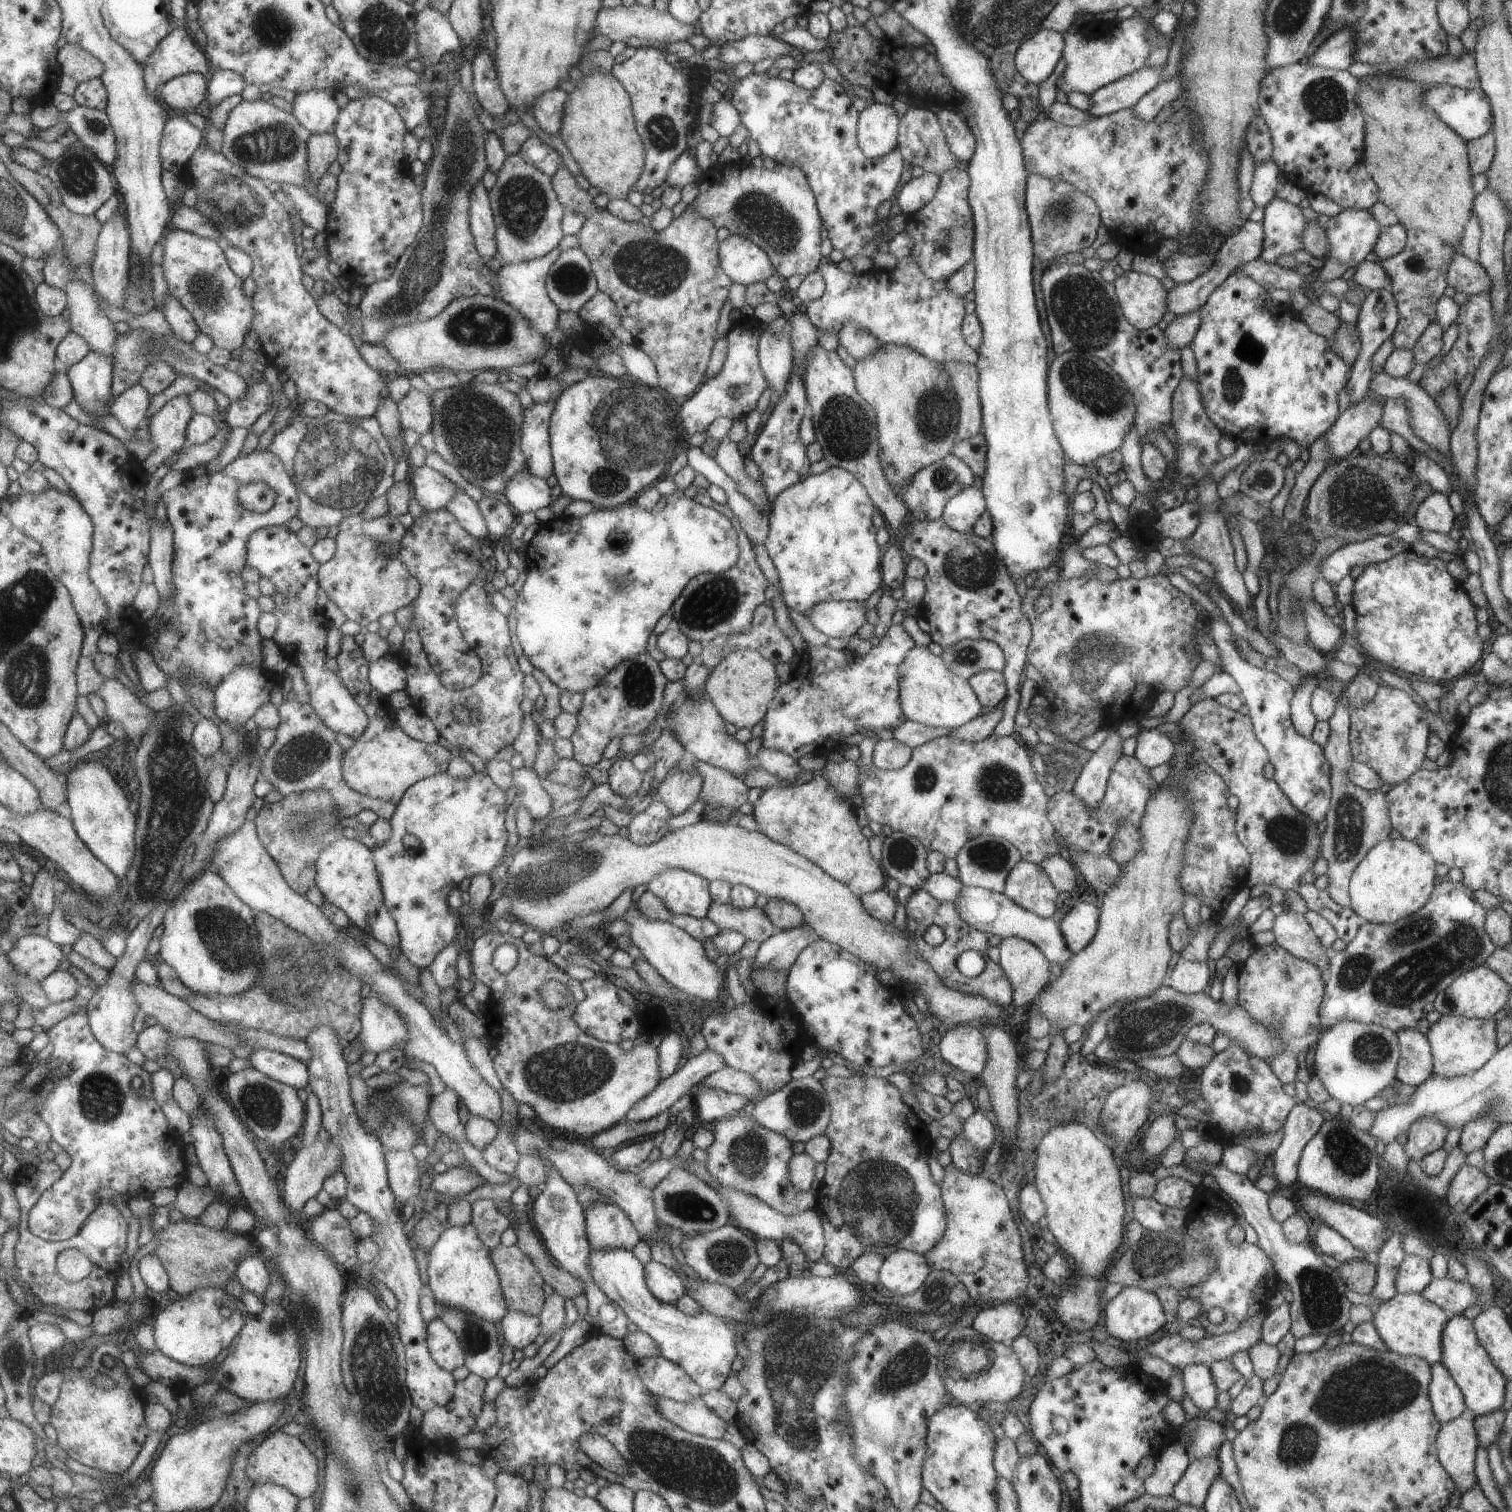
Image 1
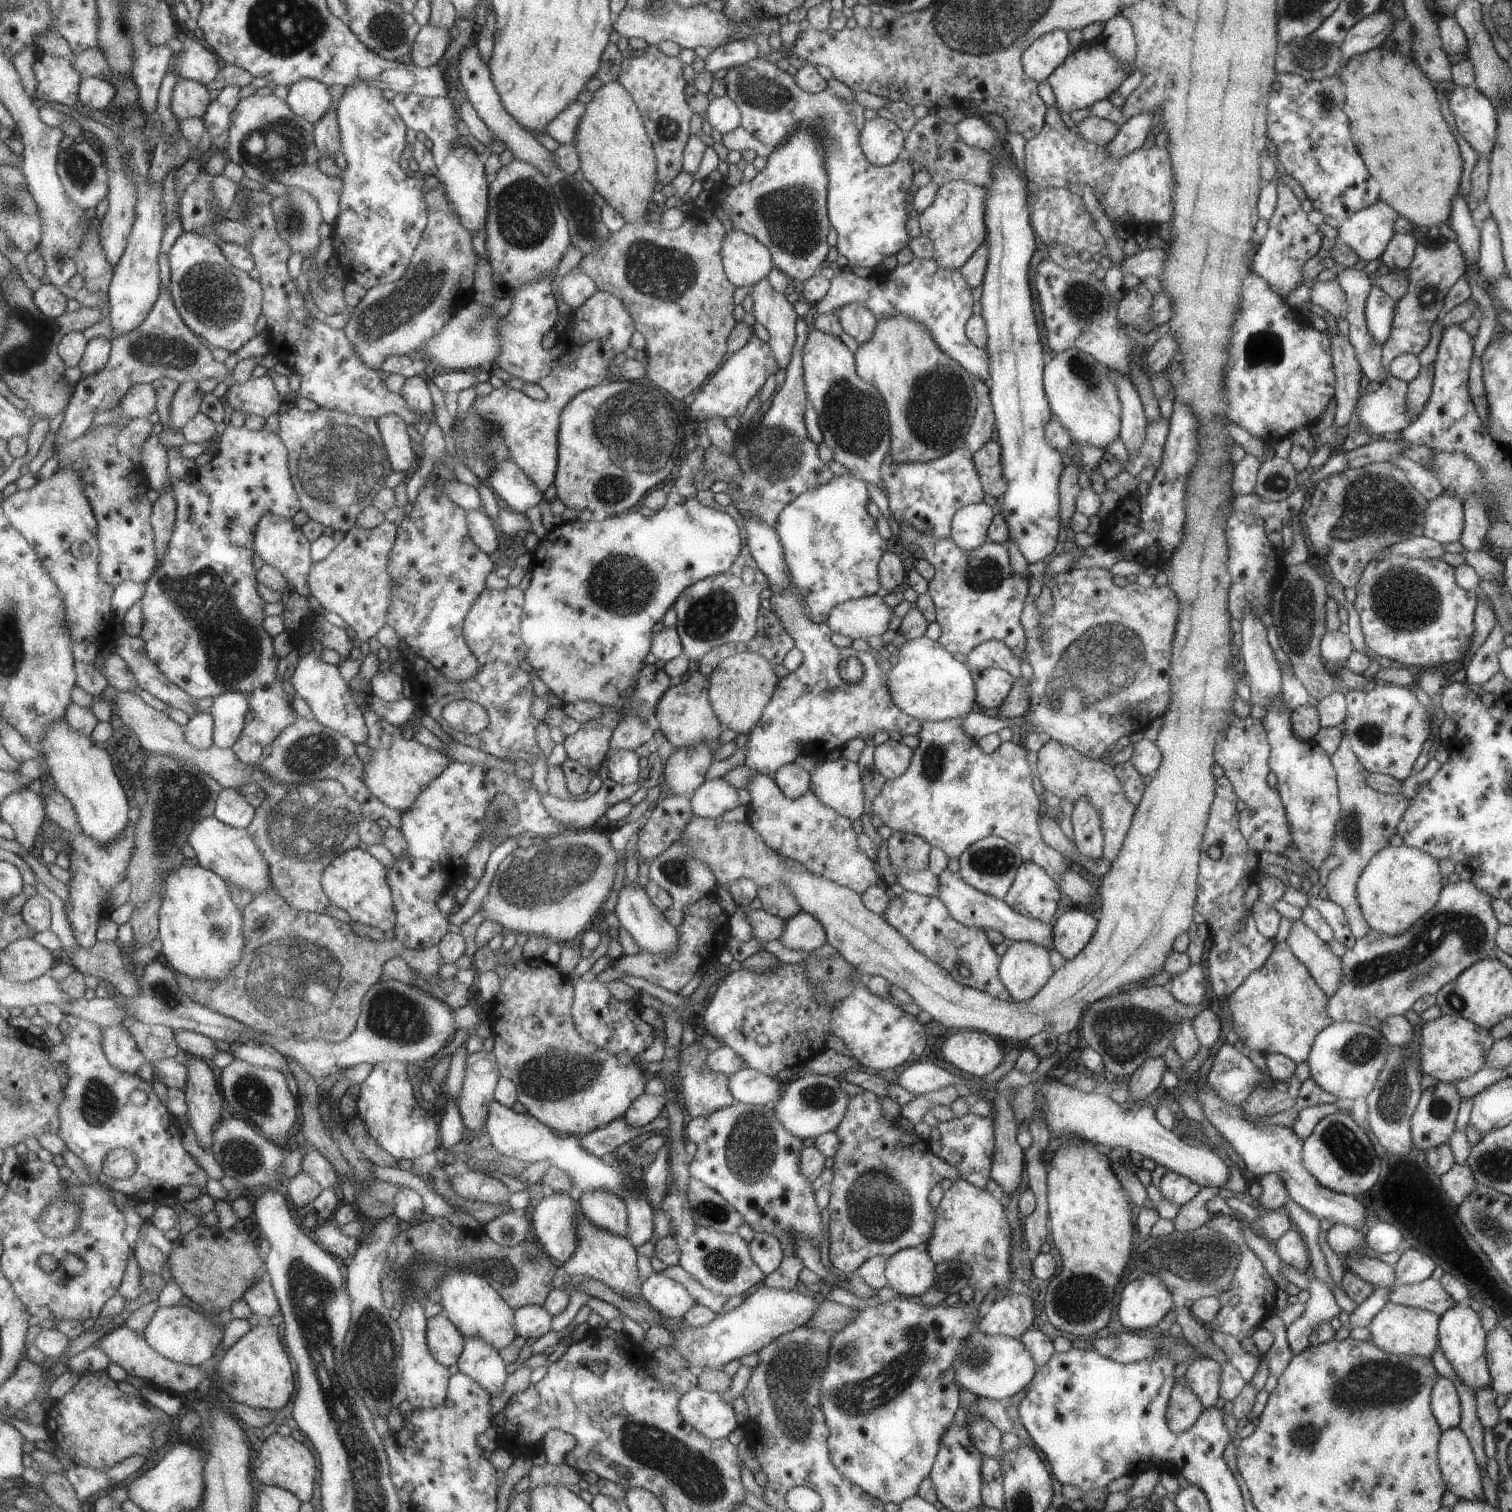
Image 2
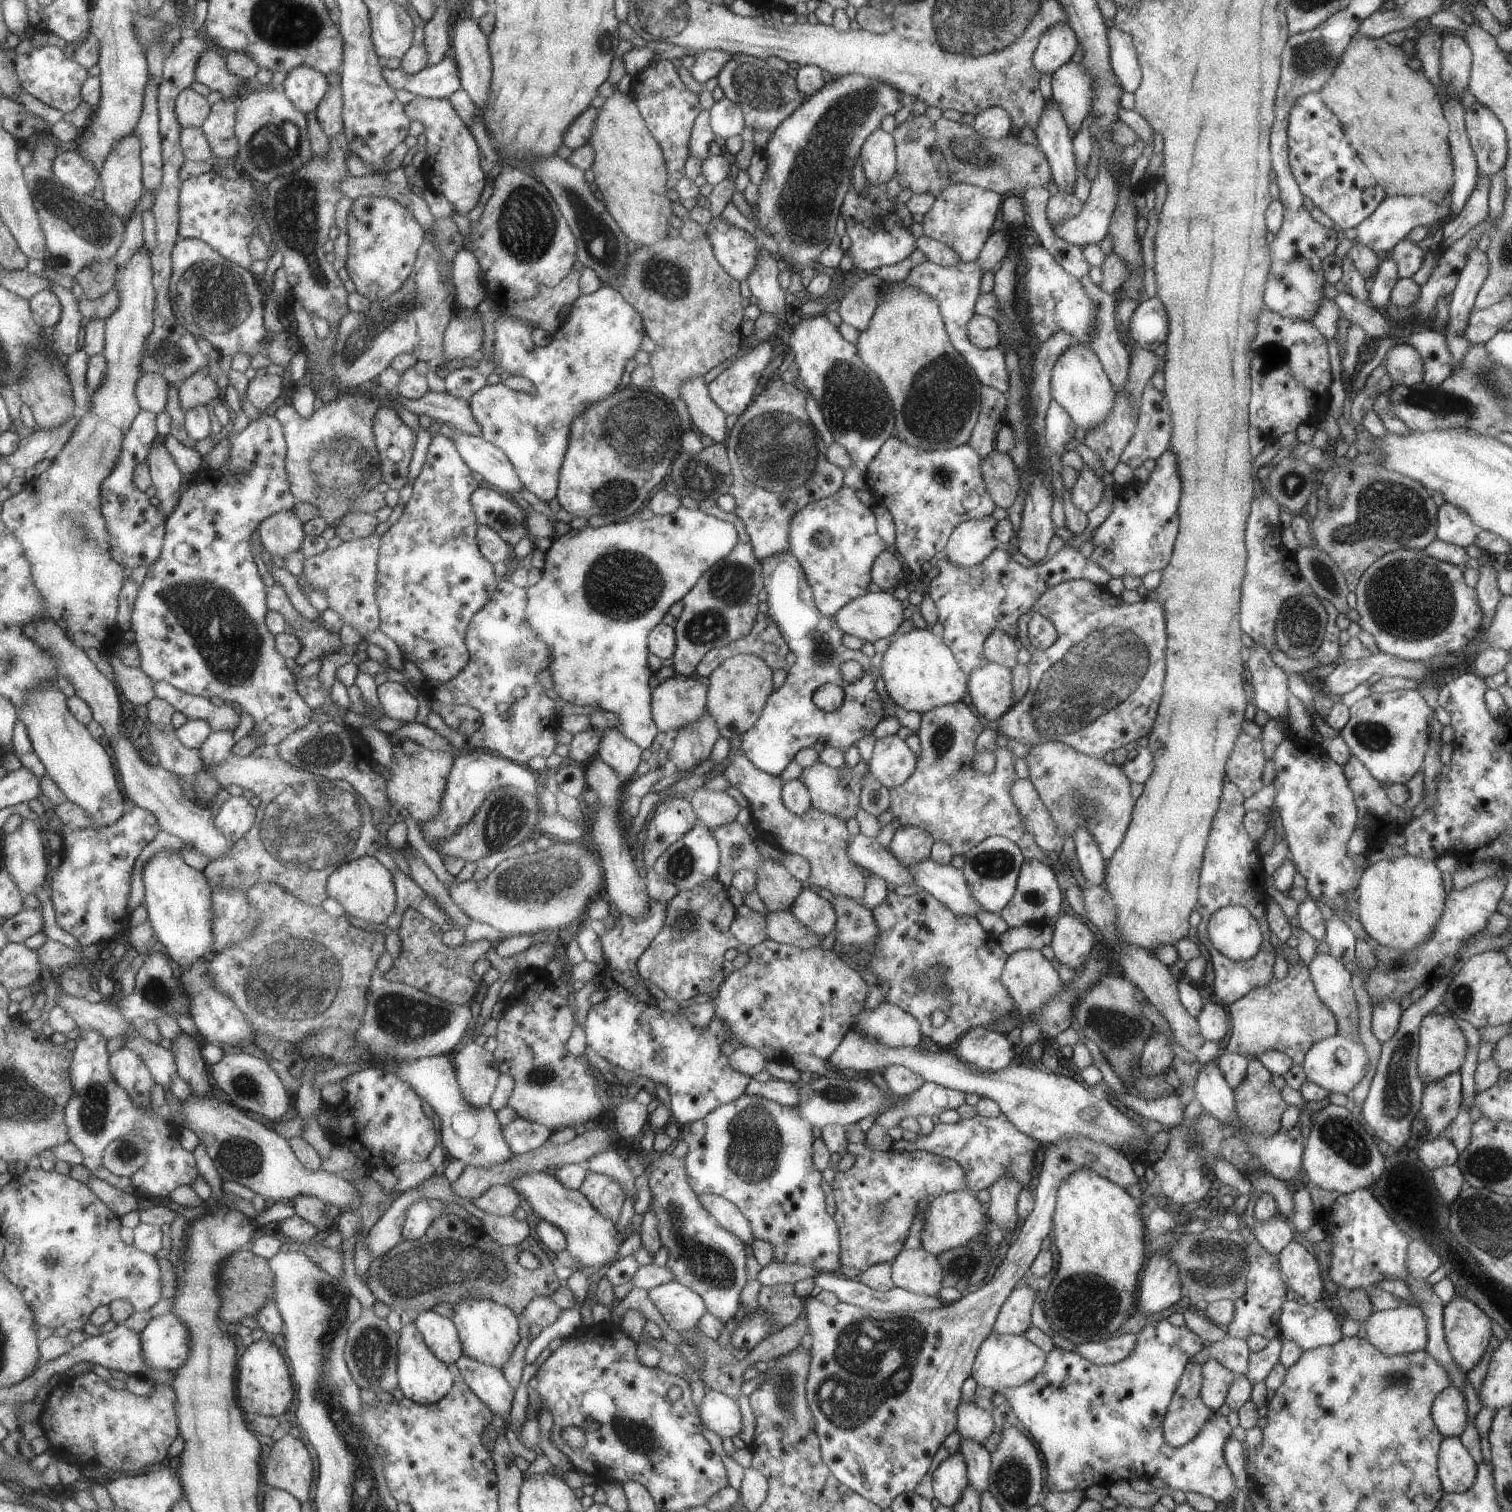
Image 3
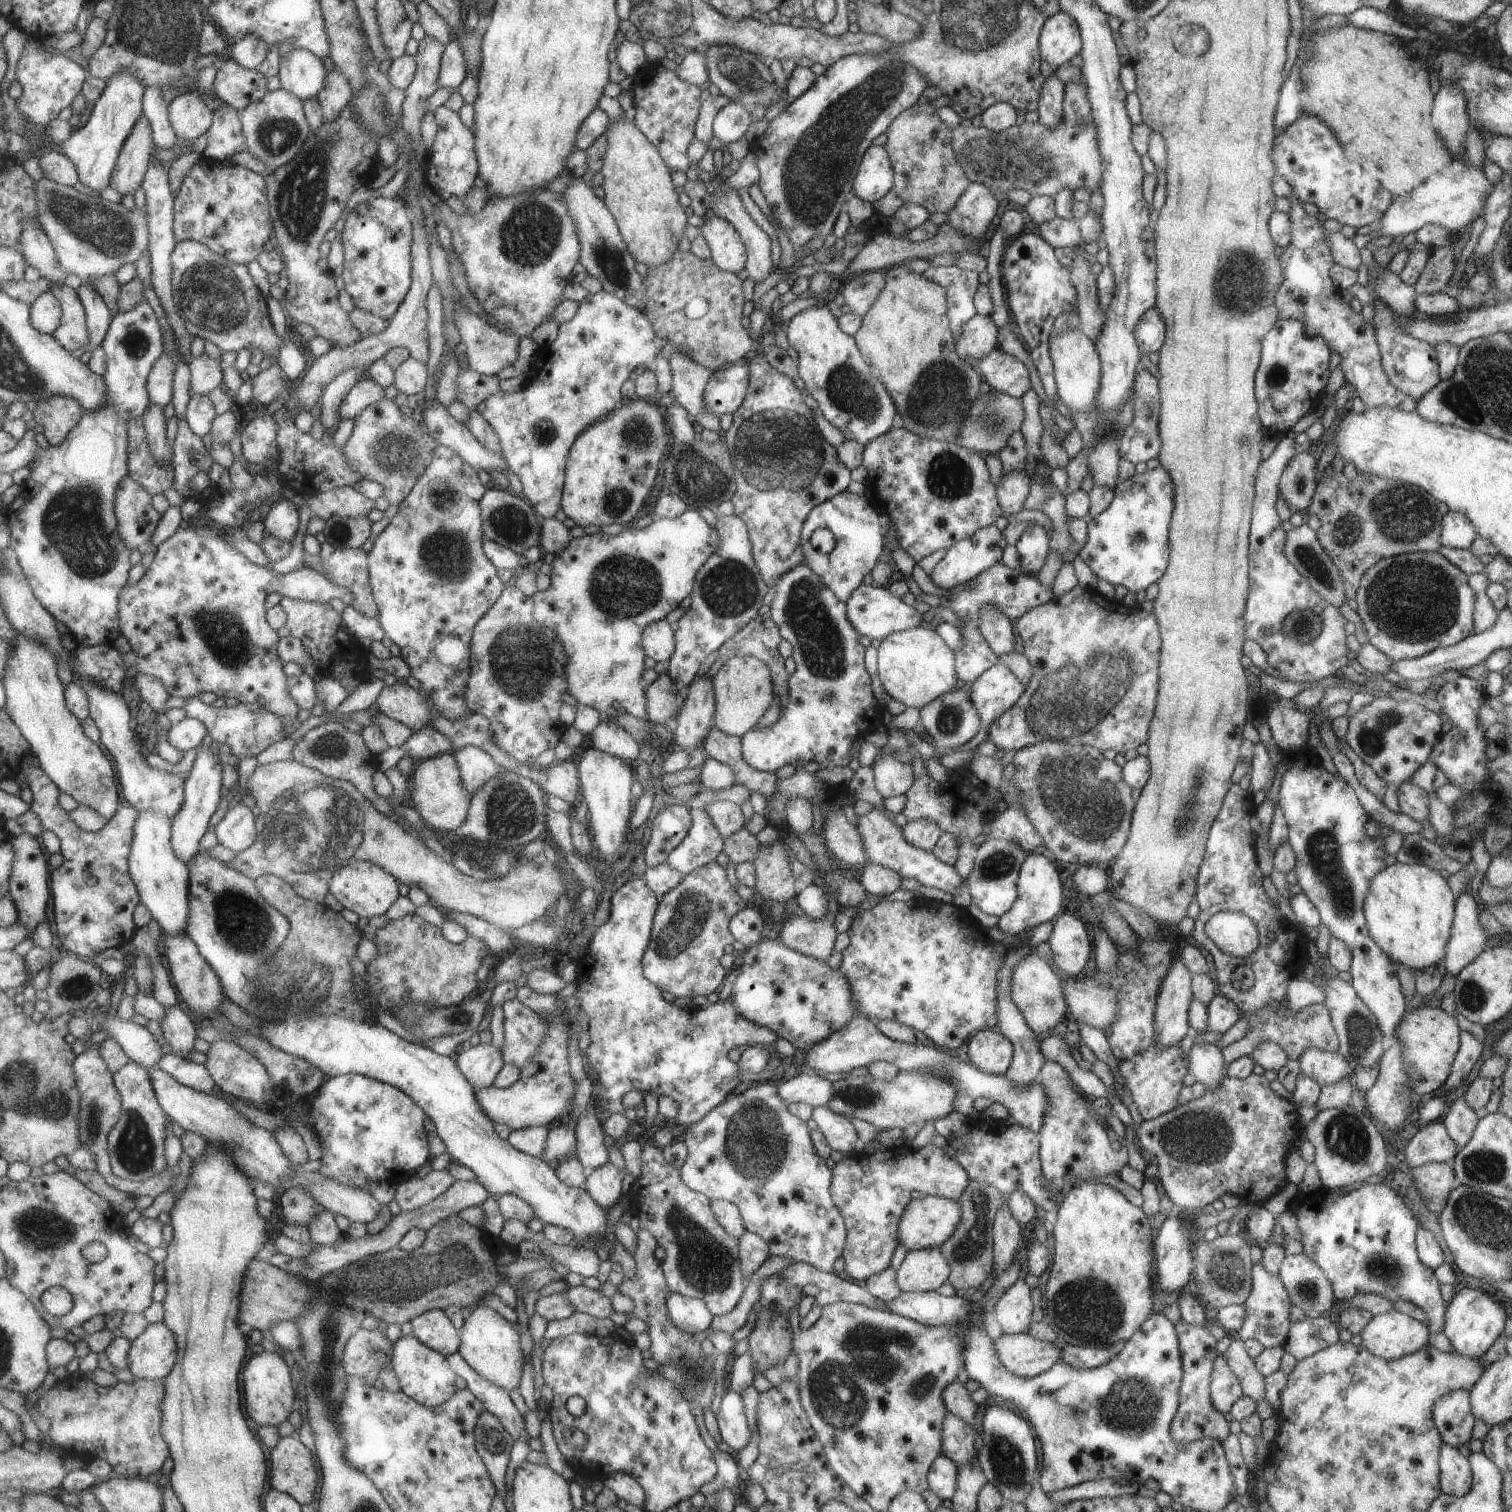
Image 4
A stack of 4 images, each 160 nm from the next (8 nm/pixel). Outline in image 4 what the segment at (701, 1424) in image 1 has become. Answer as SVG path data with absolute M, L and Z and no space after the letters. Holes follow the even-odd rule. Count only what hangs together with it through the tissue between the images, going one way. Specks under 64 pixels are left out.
M727 1389L722 1395L715 1418L721 1446L733 1454L738 1453L749 1442L751 1436L741 1395Z

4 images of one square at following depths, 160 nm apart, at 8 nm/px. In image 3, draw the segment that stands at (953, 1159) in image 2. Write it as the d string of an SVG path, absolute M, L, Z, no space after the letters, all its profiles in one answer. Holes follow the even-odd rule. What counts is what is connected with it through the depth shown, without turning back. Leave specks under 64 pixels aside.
M1003 1113L995 1118L976 1115L949 1125L937 1123L932 1126L928 1135L917 1136L914 1141L908 1143L901 1138L892 1141L890 1148L896 1151L921 1149L934 1155L955 1159L964 1170L966 1188L971 1194L983 1188L988 1189L1001 1177L1015 1179L1021 1186L1029 1184L1035 1163L1039 1161L1043 1149L1038 1141L1019 1132Z

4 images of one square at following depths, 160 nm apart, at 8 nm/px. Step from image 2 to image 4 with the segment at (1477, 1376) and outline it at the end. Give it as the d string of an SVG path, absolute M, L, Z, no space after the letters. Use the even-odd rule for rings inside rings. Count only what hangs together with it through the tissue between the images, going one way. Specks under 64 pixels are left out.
M1464 1287L1453 1295L1446 1304L1443 1334L1448 1338L1453 1351L1468 1357L1478 1357L1493 1344L1493 1341L1501 1334L1506 1323L1506 1312L1503 1306L1483 1289Z

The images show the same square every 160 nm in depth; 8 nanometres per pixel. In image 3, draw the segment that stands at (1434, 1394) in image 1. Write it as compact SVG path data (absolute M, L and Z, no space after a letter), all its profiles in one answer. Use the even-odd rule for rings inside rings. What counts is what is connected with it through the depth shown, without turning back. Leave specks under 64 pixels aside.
M1449 1385L1432 1400L1430 1413L1442 1437L1458 1437L1467 1422L1464 1394L1457 1387Z

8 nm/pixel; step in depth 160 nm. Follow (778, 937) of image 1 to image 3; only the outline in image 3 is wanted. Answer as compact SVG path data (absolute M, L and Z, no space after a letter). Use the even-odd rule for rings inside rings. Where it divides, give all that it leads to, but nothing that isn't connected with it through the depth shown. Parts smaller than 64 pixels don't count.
M801 889L789 909L803 926L822 937L829 934L835 926L837 915L833 907L817 895L816 889Z

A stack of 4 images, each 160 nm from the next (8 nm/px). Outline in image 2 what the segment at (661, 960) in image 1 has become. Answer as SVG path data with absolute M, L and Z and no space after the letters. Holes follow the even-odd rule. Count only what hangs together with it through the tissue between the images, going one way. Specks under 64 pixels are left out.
M623 880L613 911L620 926L631 935L639 949L652 953L672 953L675 950L678 937L676 927L670 921L666 921L663 913L651 904L647 893L637 880L631 882Z

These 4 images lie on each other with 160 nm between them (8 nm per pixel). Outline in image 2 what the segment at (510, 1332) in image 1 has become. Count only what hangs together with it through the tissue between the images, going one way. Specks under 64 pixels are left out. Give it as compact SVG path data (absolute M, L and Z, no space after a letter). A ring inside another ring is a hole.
M525 1305L514 1310L513 1326L517 1336L539 1338L550 1330L551 1315L537 1305Z

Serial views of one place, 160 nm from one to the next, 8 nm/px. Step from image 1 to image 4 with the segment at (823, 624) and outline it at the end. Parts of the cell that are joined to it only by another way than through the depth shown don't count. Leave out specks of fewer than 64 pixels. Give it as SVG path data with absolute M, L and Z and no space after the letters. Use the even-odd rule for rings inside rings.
M859 584L849 598L846 600L846 617L851 626L860 634L868 636L870 639L881 640L888 634L919 627L921 616L913 605L907 605L899 599L899 596L892 595L886 587L880 587L874 584Z

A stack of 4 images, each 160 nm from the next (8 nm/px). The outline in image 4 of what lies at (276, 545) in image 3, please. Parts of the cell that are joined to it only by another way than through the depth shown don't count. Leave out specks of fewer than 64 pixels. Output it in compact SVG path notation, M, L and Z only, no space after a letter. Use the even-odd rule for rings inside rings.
M281 499L273 504L263 523L273 536L293 541L297 536L297 506L291 500Z

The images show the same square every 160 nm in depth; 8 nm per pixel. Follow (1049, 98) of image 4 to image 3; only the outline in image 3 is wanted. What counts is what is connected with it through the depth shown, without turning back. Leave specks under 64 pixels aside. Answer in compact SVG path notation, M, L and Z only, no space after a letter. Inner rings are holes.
M1051 98L1044 101L1039 120L1034 126L1037 144L1050 166L1051 178L1059 193L1073 193L1075 163L1071 136L1058 104Z

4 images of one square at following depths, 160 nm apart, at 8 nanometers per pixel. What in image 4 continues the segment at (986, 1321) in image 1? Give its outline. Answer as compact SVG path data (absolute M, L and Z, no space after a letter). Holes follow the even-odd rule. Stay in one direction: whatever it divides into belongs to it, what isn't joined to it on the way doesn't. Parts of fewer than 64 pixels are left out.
M1018 1278L1008 1286L994 1304L995 1318L1003 1335L1027 1333L1031 1324L1031 1294L1029 1286Z

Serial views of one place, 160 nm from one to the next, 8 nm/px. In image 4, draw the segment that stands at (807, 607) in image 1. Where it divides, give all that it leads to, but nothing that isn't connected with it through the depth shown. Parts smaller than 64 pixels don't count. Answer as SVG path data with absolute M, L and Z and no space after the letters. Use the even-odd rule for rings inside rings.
M840 492L817 504L807 514L800 532L800 547L804 554L804 564L819 577L819 580L841 601L846 601L863 576L870 572L884 557L884 534L879 522L879 512L864 495ZM815 528L827 528L835 539L835 548L823 554L809 544L809 534Z

